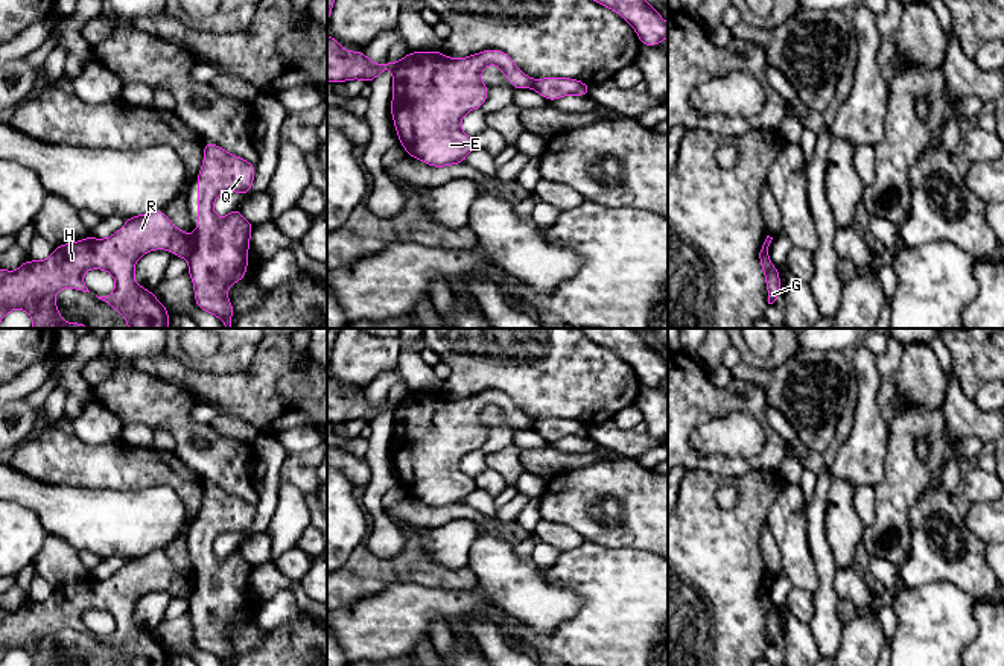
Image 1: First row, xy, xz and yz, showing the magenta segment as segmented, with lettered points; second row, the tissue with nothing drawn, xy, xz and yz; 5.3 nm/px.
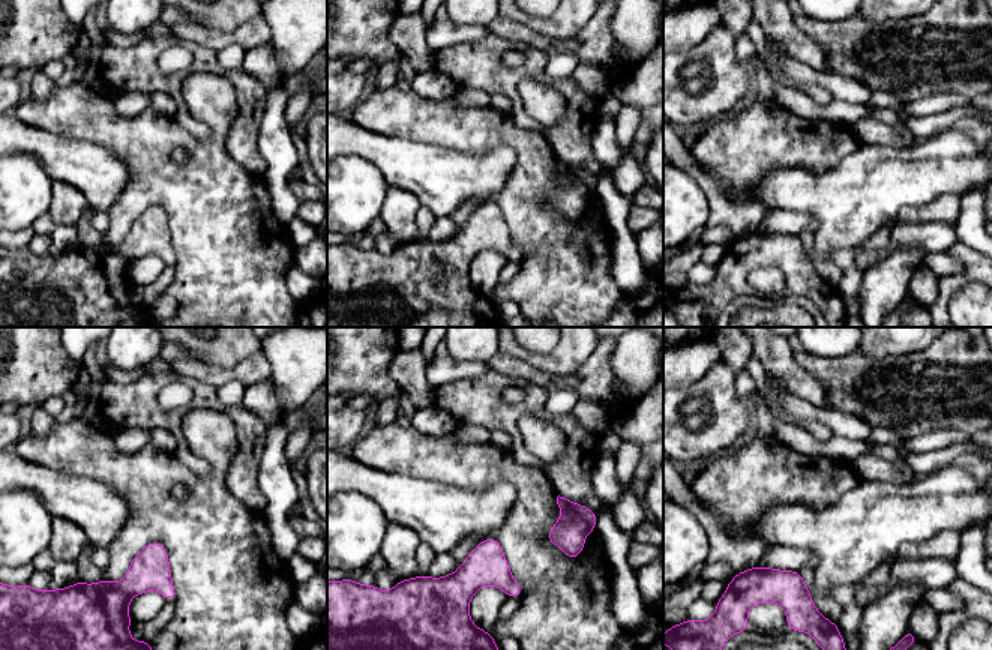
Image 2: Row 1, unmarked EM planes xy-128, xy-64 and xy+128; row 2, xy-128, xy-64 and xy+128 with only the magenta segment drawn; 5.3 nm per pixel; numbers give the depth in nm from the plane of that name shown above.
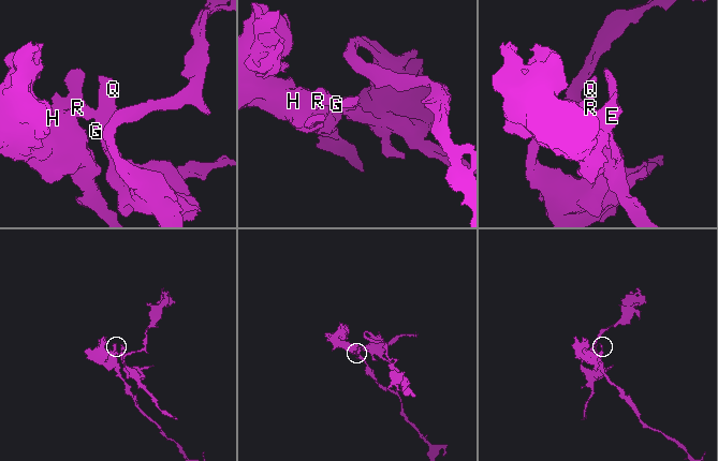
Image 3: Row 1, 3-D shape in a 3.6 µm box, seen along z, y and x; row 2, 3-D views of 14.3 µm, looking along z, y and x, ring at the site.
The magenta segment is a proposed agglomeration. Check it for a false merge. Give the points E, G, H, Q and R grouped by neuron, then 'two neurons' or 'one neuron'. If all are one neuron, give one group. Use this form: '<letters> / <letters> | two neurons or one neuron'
E H R / G Q | two neurons

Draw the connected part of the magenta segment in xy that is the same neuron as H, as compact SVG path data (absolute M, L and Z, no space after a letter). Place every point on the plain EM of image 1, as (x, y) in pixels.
M154 550L140 557L128 557L126 564L108 579L91 576L53 588L49 599L37 602L30 599L14 613L0 608L0 661L14 649L26 651L32 658L32 666L85 666L81 663L64 663L55 636L59 630L73 628L90 633L82 620L88 610L108 611L116 619L116 630L108 637L97 637L111 649L120 652L128 666L169 666L166 645L160 643L152 631L135 623L134 610L137 601L155 590L169 590L172 596L189 599L193 590L193 579L186 572L178 570L163 550Z

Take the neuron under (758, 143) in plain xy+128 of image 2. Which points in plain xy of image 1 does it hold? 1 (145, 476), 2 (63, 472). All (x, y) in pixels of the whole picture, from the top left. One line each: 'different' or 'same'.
1: same
2: same

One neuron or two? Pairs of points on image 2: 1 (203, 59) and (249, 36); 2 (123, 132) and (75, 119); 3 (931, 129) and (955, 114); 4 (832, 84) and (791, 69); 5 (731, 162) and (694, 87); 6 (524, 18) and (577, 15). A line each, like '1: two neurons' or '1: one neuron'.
1: two neurons
2: one neuron
3: one neuron
4: one neuron
5: two neurons
6: one neuron

